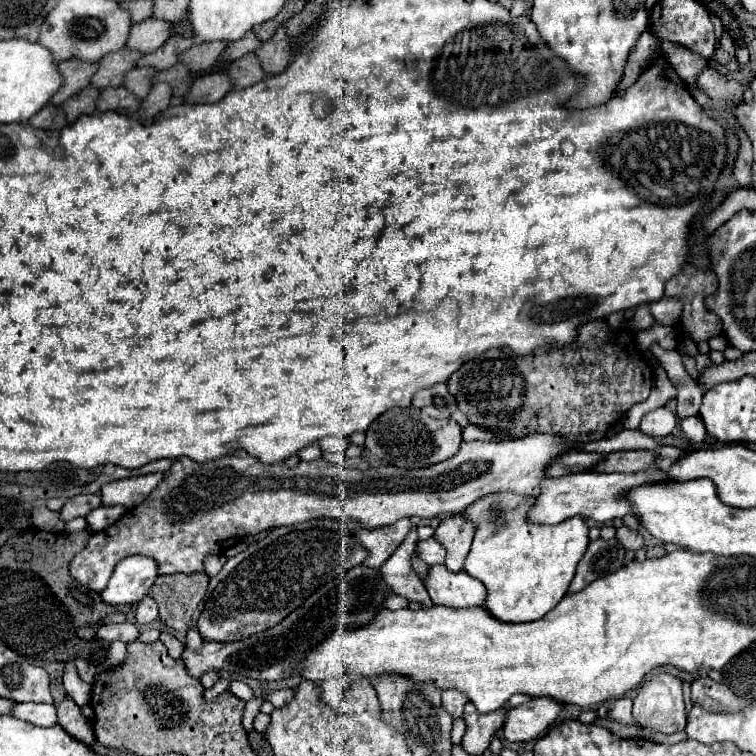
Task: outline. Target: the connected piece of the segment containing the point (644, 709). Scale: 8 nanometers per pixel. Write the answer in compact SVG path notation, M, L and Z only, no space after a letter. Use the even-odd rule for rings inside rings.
M671 674L651 676L635 696L635 720L653 732L675 734L685 729L687 712L683 684Z

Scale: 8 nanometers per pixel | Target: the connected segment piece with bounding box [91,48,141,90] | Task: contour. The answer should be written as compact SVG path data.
M121 48L121 52L111 52L109 56L103 56L97 64L97 72L93 74L91 86L103 90L107 86L121 86L123 76L129 68L135 66L135 62L141 58L141 54L137 50L129 50L129 48Z

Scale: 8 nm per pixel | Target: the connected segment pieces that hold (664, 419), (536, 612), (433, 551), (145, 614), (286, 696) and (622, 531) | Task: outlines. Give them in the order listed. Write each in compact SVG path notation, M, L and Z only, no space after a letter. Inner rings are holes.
M657 408L657 410L651 410L649 414L643 416L639 430L645 432L647 436L657 438L657 436L671 434L675 426L677 426L675 414L669 408Z
M495 492L461 512L465 520L473 520L475 524L475 538L465 560L465 572L485 584L485 608L503 622L531 622L551 612L567 594L575 568L589 546L585 518L575 516L557 526L533 524L527 520L533 502L533 496Z
M429 538L429 540L423 540L417 544L417 556L429 566L443 564L445 562L445 548L435 538Z
M145 596L145 598L137 604L135 616L137 616L137 622L139 622L139 624L149 624L149 622L153 622L153 620L159 616L157 604L155 604L153 600L149 600L149 596Z
M275 690L275 692L271 692L271 694L267 696L267 700L269 700L275 708L285 706L287 702L291 702L291 698L293 698L293 690Z
M627 526L617 528L615 538L617 538L627 550L639 550L639 548L643 548L643 536L641 536L639 532L635 532L635 530L629 530Z

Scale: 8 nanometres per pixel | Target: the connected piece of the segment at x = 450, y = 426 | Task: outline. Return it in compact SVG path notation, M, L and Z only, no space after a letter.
M411 406L411 408L391 408L389 412L381 414L367 430L365 450L377 456L383 464L413 470L427 468L455 456L459 444L461 444L461 426L455 420L451 418L435 420Z

